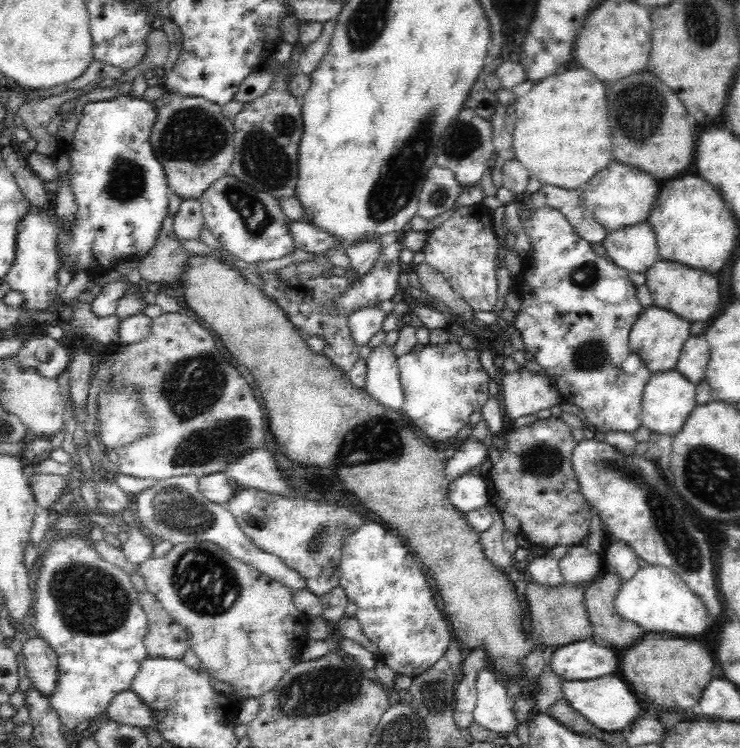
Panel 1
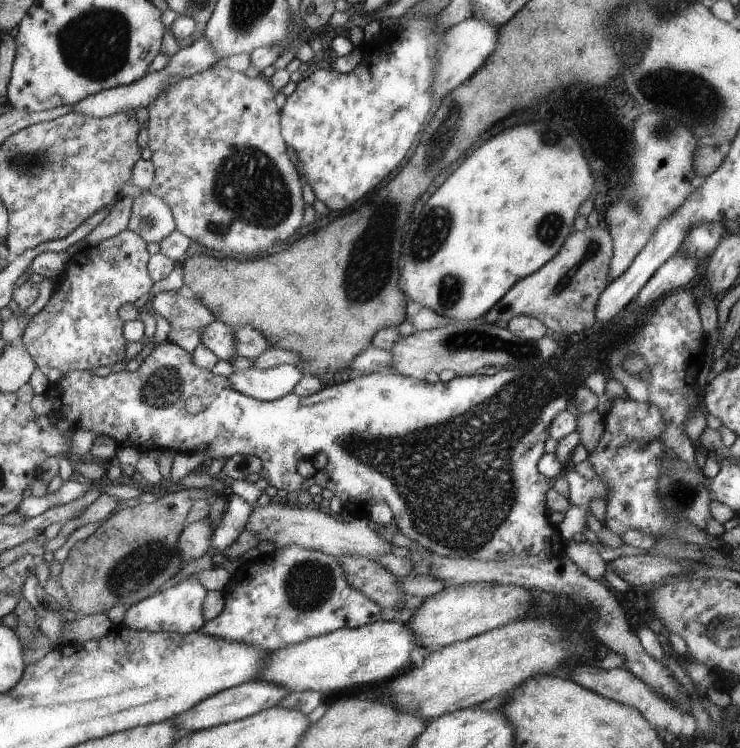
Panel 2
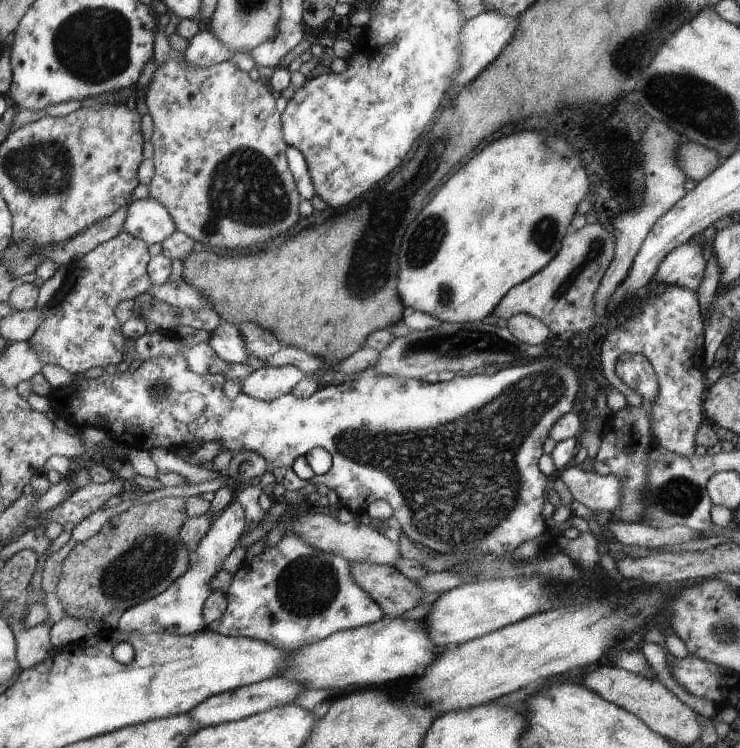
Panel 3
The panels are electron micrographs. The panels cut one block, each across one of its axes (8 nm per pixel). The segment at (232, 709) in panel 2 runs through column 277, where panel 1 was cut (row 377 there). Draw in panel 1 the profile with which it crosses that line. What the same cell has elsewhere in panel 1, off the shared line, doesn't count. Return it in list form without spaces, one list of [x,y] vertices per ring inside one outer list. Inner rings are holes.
[[[703,332],[690,335],[677,358],[678,372],[681,372],[688,382],[697,385],[700,379],[705,378],[709,352],[709,345]]]

